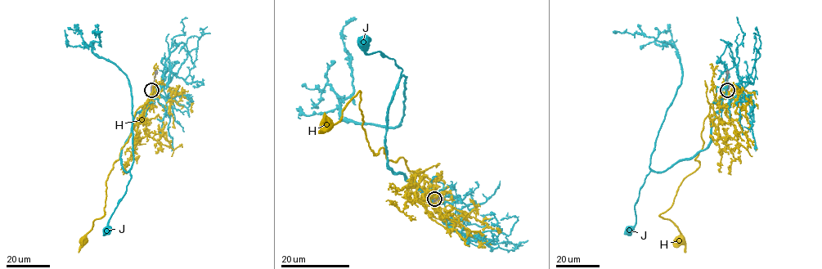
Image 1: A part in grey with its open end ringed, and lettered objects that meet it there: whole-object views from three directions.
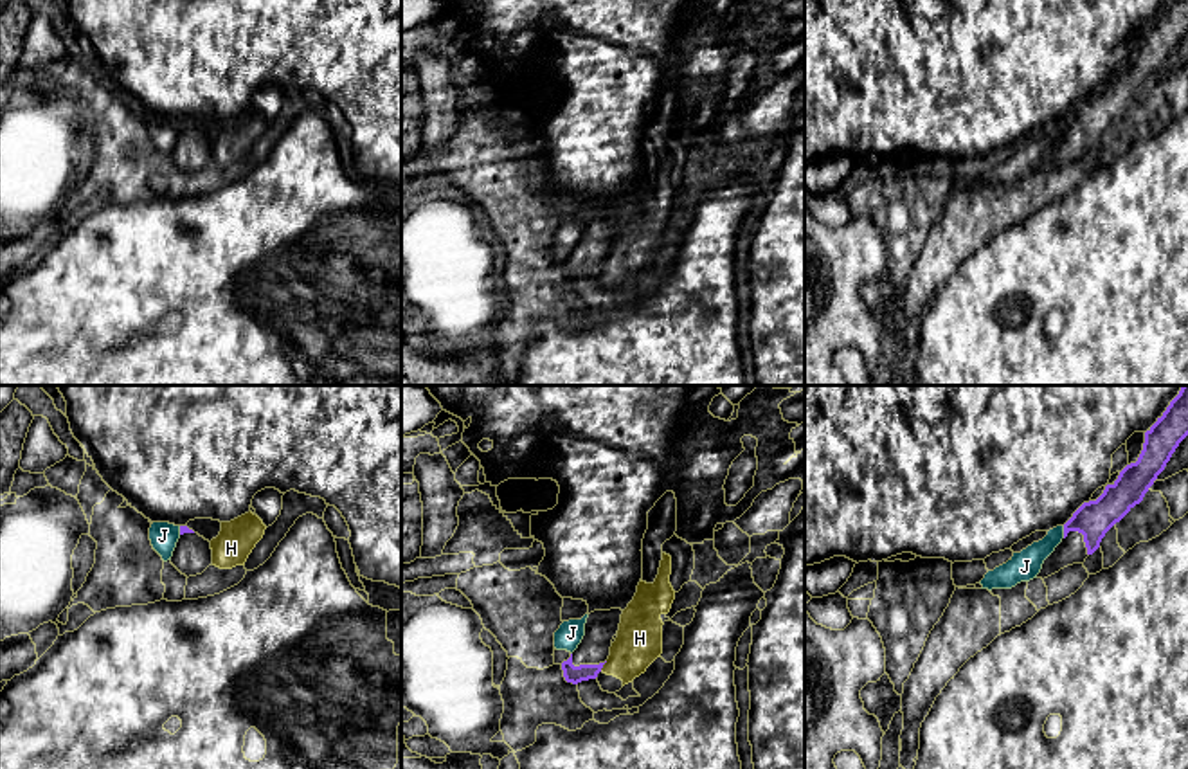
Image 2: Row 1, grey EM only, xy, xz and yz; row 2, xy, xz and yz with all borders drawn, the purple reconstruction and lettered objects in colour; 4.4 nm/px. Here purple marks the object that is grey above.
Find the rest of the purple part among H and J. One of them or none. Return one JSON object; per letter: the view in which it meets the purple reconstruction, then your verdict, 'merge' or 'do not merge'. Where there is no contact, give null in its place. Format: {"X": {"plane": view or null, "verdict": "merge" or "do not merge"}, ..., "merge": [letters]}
{"H": {"plane": "xz", "verdict": "do not merge"}, "J": {"plane": "yz", "verdict": "do not merge"}, "merge": []}

